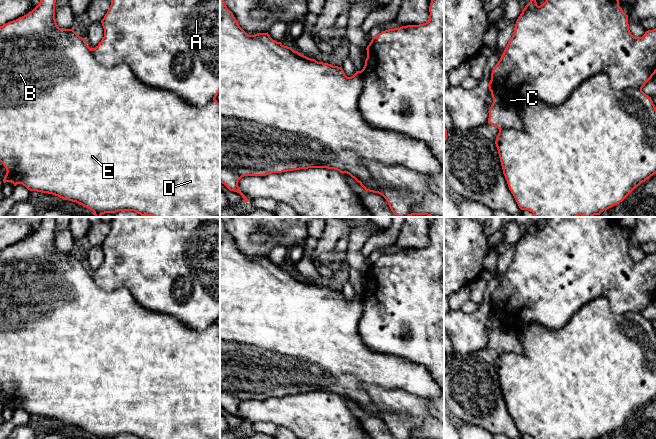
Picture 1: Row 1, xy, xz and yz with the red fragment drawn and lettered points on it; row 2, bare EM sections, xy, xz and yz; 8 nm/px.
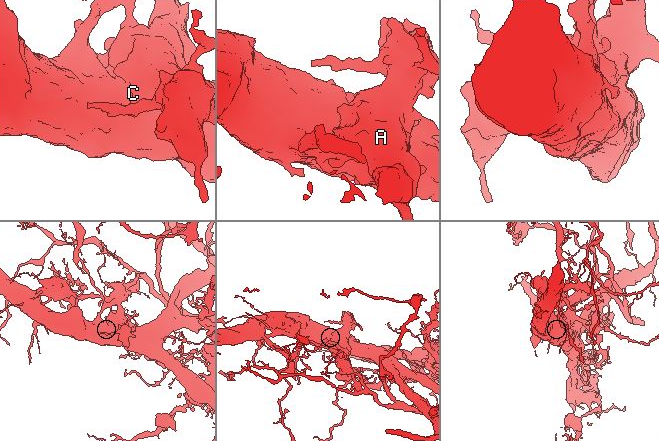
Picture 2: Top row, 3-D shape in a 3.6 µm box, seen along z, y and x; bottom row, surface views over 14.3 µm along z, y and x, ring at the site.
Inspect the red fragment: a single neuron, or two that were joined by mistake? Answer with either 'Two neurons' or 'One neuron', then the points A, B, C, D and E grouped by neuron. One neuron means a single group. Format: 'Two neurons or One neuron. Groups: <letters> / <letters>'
Two neurons. Groups: A C / B D E

